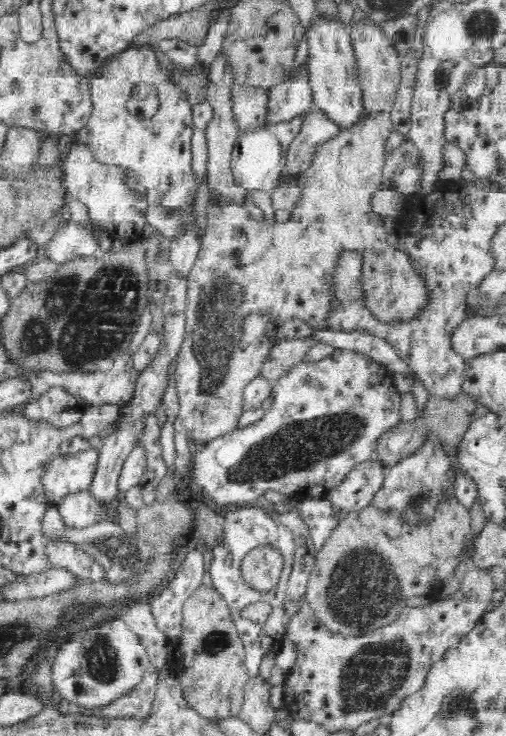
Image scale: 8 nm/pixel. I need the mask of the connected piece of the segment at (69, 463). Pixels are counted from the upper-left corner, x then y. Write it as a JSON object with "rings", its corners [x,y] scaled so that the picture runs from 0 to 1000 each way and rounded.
{"rings":[[[194,610],[117,617],[85,644],[89,671],[101,685],[115,685],[130,673],[176,666],[194,624]]]}

